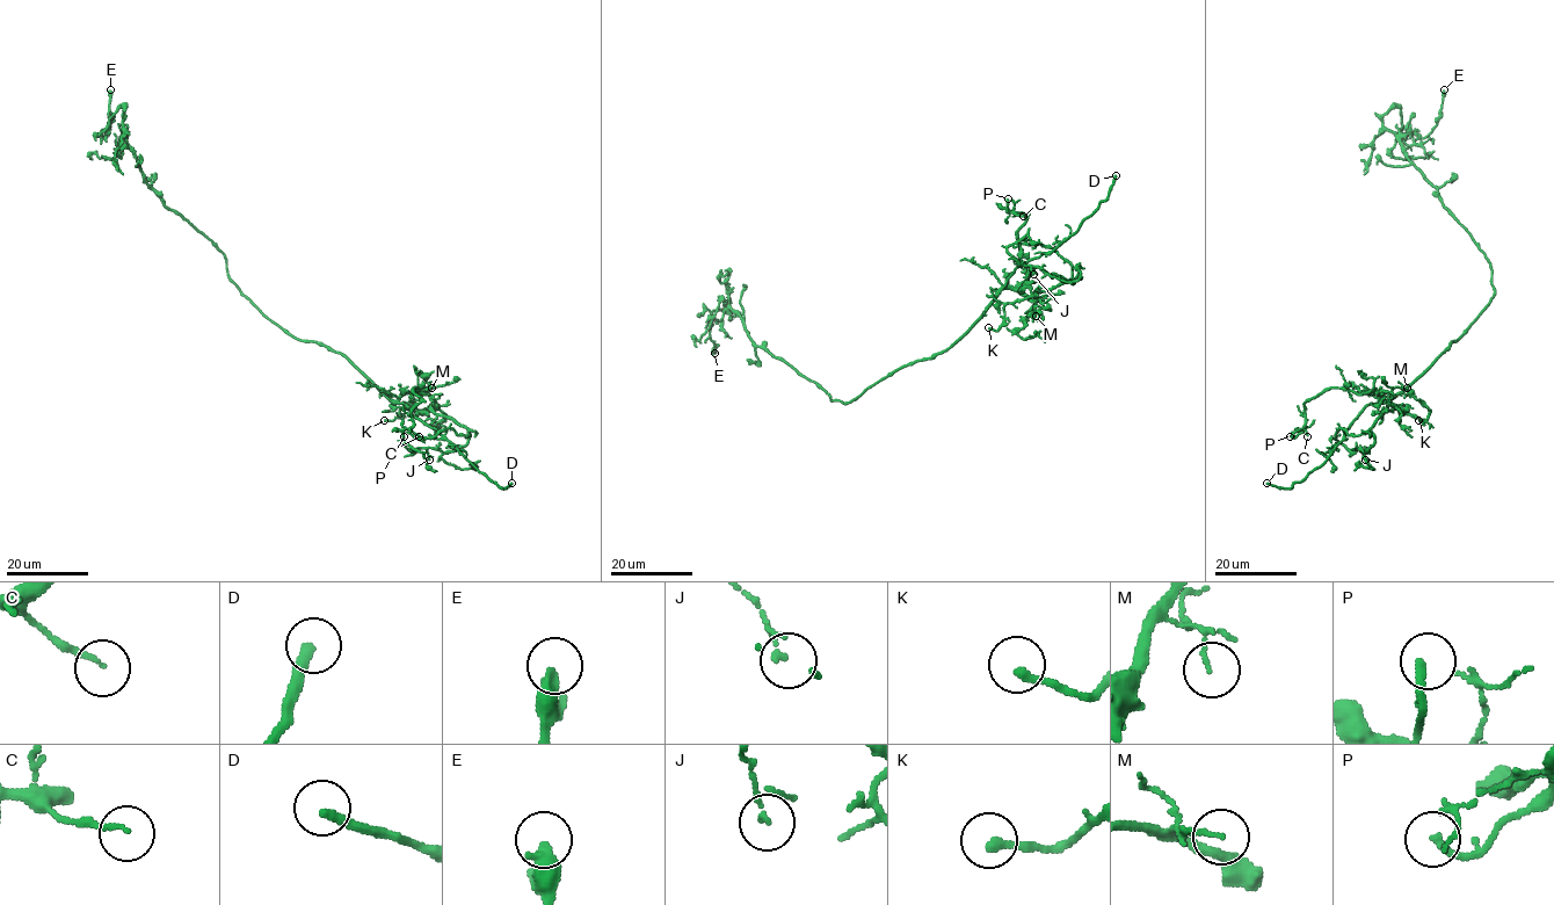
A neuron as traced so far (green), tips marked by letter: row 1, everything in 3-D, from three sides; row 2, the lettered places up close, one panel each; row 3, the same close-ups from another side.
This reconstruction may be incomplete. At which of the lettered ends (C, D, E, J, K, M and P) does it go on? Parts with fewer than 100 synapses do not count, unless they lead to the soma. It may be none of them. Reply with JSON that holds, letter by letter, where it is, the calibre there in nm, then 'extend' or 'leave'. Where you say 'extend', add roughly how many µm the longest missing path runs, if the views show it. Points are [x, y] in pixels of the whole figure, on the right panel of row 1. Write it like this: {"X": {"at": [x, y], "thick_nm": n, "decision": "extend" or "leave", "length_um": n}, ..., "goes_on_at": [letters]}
{"C": {"at": [1307, 436], "thick_nm": 130, "decision": "leave"}, "D": {"at": [1266, 483], "thick_nm": 280, "decision": "extend", "length_um": 30}, "E": {"at": [1444, 89], "thick_nm": 440, "decision": "leave"}, "J": {"at": [1365, 460], "thick_nm": 100, "decision": "leave"}, "K": {"at": [1418, 420], "thick_nm": 240, "decision": "leave"}, "M": {"at": [1407, 388], "thick_nm": 70, "decision": "leave"}, "P": {"at": [1290, 436], "thick_nm": 150, "decision": "leave"}, "goes_on_at": ["D"]}

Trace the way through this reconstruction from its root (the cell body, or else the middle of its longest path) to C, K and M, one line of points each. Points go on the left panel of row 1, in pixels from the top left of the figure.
C: (276, 323), (342, 354), (387, 398), (420, 390), (413, 389), (421, 402), (411, 412), (419, 436)
K: (276, 323), (342, 354), (387, 398), (426, 392), (433, 400), (427, 411), (402, 407), (384, 420)
M: (276, 323), (302, 340), (342, 354), (387, 398), (396, 402), (404, 393), (431, 388)

